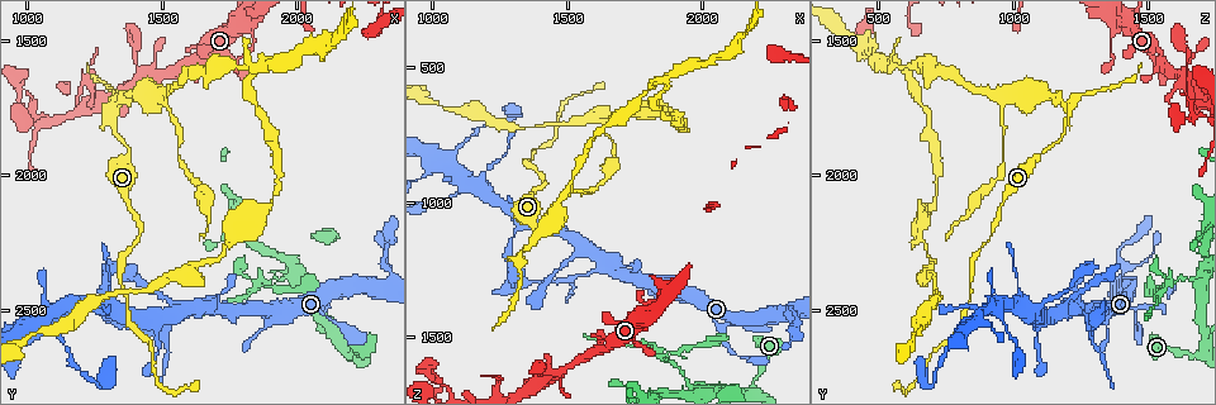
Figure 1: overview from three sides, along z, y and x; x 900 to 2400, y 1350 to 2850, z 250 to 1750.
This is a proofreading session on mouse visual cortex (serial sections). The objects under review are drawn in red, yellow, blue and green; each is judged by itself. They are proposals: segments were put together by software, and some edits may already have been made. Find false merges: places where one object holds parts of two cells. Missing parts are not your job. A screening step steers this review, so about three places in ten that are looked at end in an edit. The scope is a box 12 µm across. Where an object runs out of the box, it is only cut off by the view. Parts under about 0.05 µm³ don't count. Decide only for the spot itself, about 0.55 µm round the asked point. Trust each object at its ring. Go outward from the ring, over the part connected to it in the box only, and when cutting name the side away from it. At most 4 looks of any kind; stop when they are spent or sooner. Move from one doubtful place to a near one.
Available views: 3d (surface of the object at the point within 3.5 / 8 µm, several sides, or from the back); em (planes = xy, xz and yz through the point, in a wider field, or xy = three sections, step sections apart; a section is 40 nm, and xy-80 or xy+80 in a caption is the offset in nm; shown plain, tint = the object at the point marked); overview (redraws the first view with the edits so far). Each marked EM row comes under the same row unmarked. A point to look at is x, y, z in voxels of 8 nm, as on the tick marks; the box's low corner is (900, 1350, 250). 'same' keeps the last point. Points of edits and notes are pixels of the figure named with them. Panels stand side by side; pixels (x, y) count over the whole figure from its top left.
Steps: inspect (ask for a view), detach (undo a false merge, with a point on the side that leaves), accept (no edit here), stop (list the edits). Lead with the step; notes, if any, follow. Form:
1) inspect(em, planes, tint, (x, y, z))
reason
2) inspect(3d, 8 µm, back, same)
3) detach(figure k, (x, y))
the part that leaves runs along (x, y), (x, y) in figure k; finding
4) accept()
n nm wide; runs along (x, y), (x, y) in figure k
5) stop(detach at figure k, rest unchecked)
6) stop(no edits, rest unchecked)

inspect(3d, 3.5 µm, (2320, 2310, 1380))
sharp bend

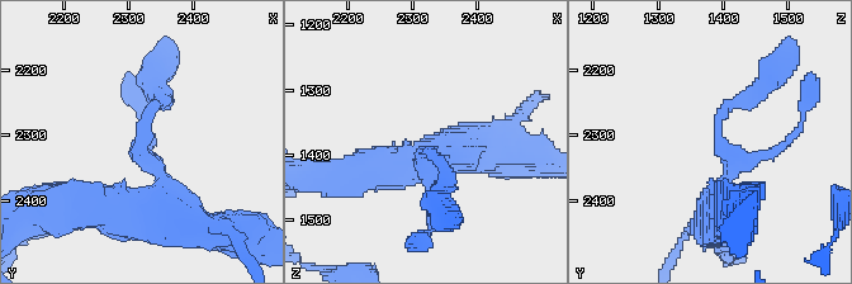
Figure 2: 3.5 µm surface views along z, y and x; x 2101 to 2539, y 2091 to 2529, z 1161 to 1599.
inspect(em, xy, step 3, tint, (2315, 2305, 1390))
need the tissue

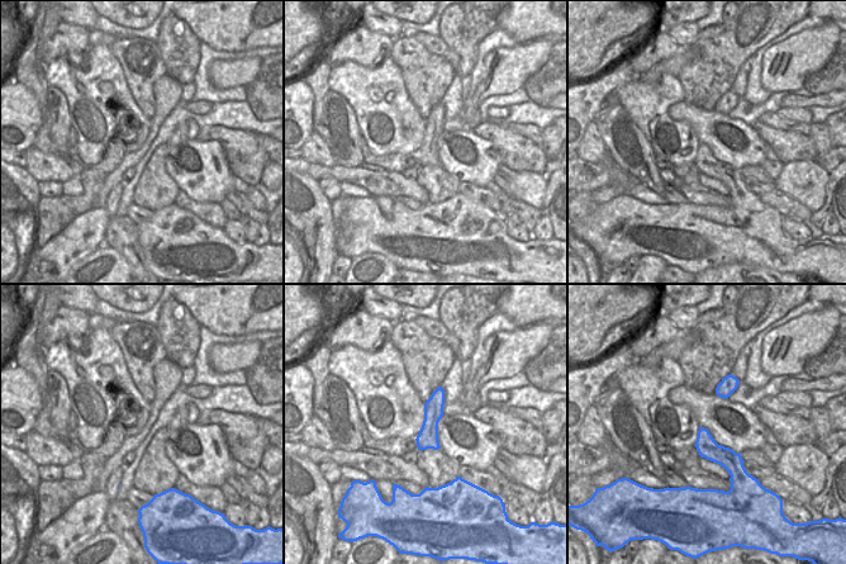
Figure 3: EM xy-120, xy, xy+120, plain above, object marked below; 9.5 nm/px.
accept()
continuous, no second cell

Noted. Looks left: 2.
inspect(3d, 3.5 µm, (1070, 2520, 870))
thick turns thin

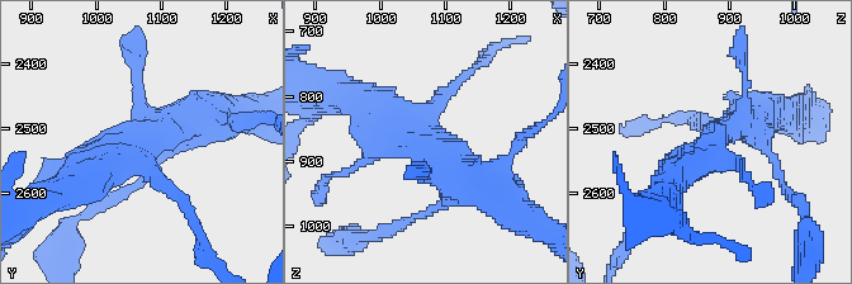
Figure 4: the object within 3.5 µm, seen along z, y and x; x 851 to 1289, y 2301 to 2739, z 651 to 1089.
inspect(em, xy, step 2, tint, (1060, 2520, 865))
4 arms; arms of 200, 250, 400, 500 nm

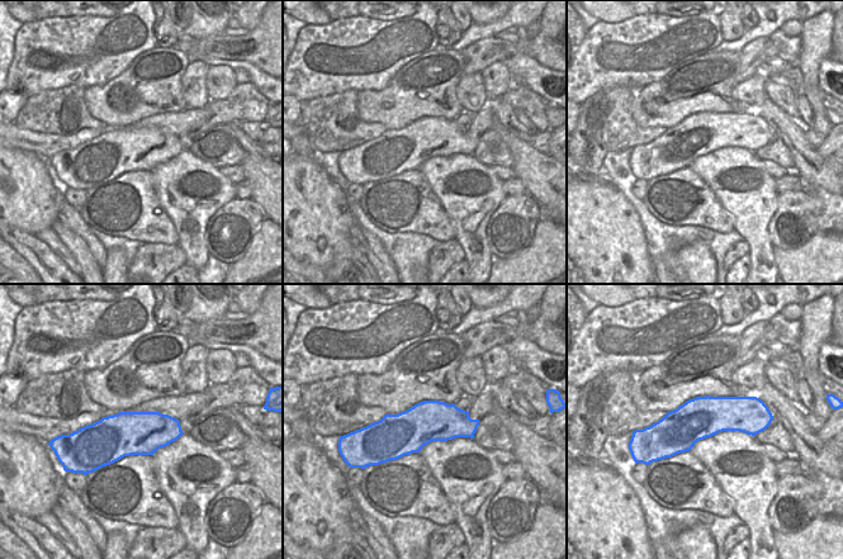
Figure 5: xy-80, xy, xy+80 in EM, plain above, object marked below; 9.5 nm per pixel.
accept()
400 nm wide; runs along (484, 185), (356, 102) in figure 4; continuous, no second cell

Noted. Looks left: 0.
stop(no edits, rest unchecked)

